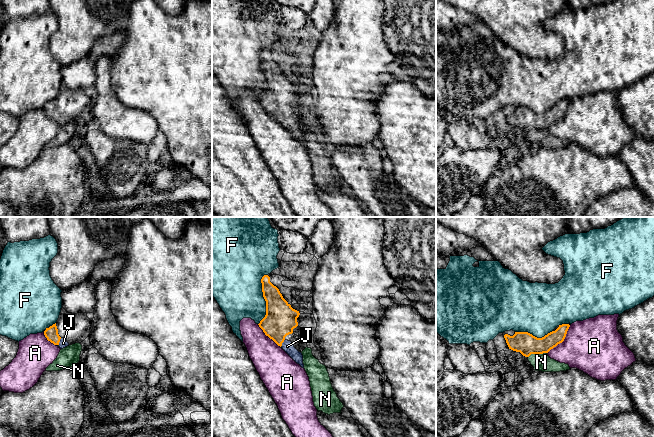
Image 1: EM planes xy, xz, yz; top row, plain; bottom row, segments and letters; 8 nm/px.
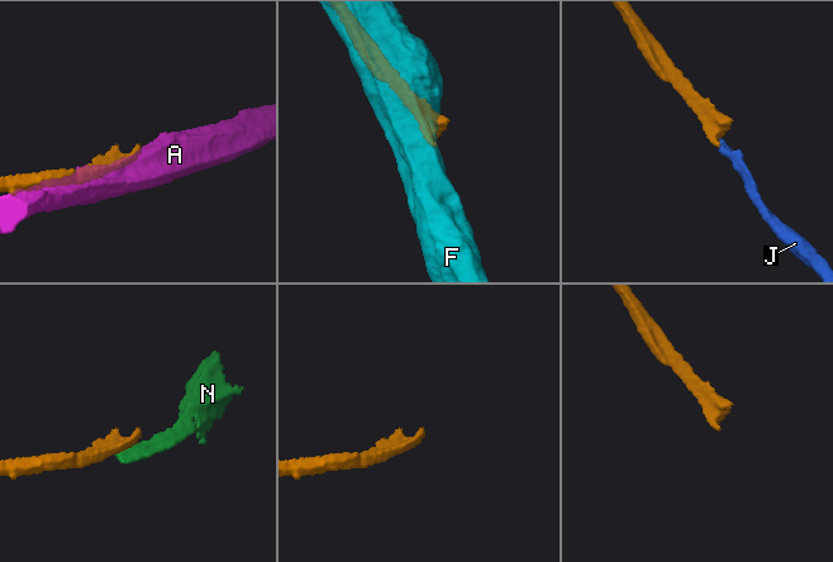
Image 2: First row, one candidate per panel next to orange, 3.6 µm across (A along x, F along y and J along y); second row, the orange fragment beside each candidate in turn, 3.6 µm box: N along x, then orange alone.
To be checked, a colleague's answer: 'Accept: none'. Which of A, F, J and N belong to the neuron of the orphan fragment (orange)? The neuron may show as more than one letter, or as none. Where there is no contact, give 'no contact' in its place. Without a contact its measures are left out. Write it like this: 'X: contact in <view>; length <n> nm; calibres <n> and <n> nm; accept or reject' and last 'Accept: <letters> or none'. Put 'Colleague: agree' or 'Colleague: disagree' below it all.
A: contact in yz; length 300 nm; calibres 140 and 440 nm; reject
F: contact in xz; length 420 nm; calibres 260 and 400 nm; reject
J: contact in xz; length 70 nm; calibres 260 and 90 nm; accept
N: contact in yz; length 160 nm; calibres 170 and 140 nm; reject
Accept: J
Colleague: disagree

